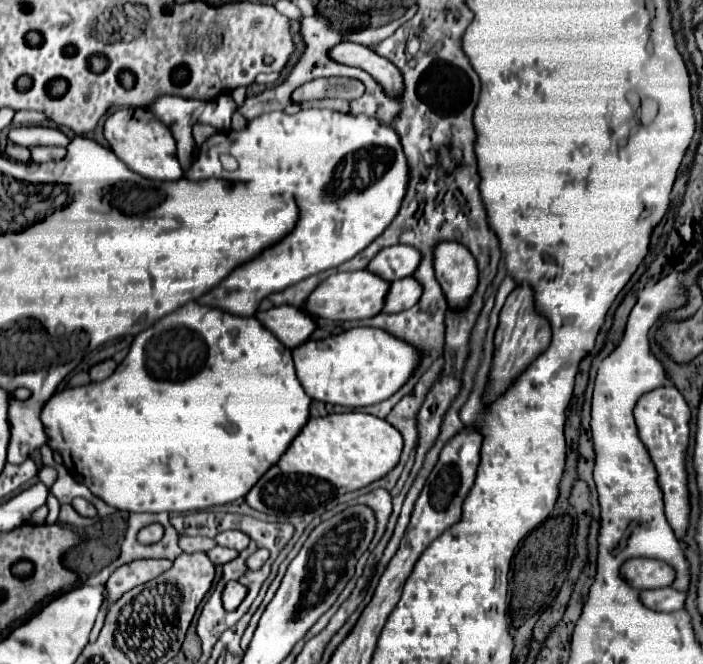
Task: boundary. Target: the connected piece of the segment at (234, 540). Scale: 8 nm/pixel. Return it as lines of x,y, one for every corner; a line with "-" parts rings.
227,530
227,532
219,534
219,536
215,536
215,542
217,542
219,546
235,548
235,550
239,550
239,552
241,552
243,548
247,548
247,546
249,546
251,538
249,538
247,534
243,534
243,532
239,532
239,530

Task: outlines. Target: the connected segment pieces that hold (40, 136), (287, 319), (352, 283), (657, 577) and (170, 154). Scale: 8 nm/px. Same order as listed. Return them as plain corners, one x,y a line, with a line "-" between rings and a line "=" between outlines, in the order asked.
25,126
25,128
11,128
9,140
13,144
33,148
33,146
67,146
69,138
57,128
43,128
43,126
=
289,304
273,306
263,312
258,311
255,318
269,332
273,332
277,336
277,340
281,344
285,344
287,348
295,348
301,342
305,342
317,328
315,320
307,312
303,312
297,306
289,306
=
359,270
359,272
345,272
345,274
333,274
323,284
319,284
313,294
307,298
307,312
313,316
323,316
331,320
363,320
377,316
383,306
389,292
391,282
383,280
381,276
=
631,558
621,568
623,578
637,590
653,590
671,586
675,580
675,570
655,558
=
121,108
113,112
105,120
105,138
117,158
141,176
153,180
177,180
183,176
183,170
177,160
175,138
171,130
149,108

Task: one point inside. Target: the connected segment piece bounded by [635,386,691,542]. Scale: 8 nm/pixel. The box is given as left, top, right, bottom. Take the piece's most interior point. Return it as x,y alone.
663,417

